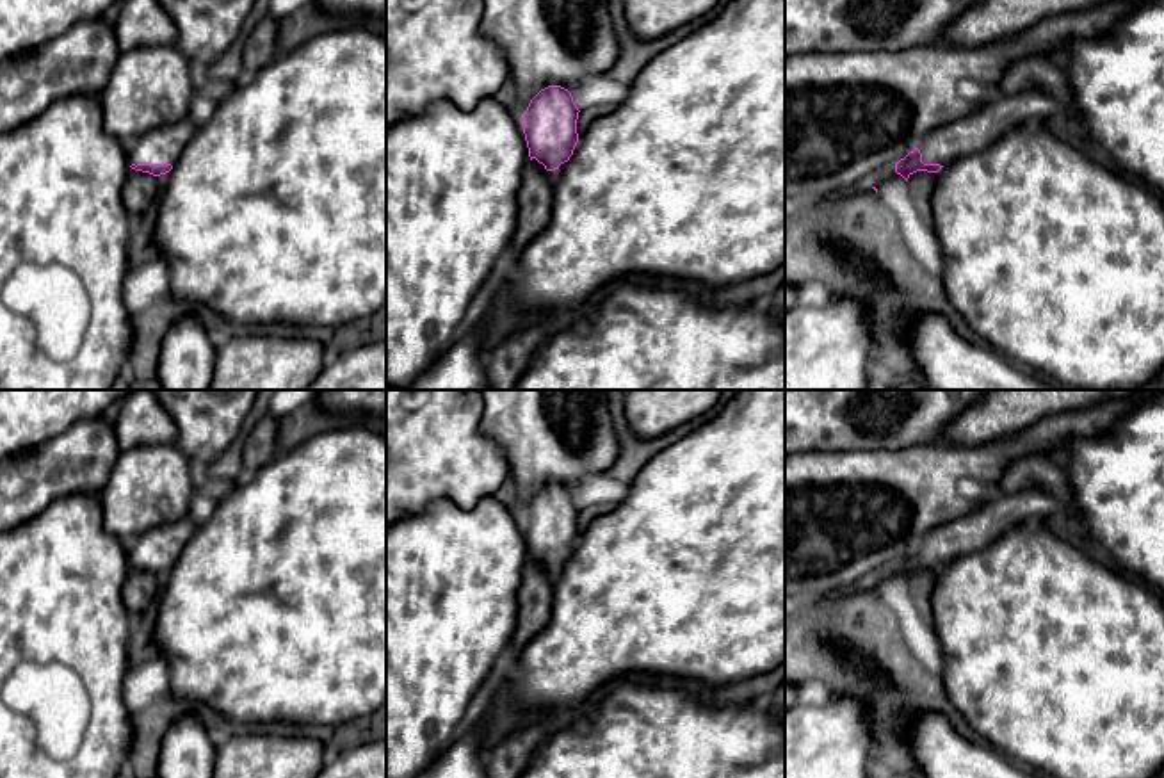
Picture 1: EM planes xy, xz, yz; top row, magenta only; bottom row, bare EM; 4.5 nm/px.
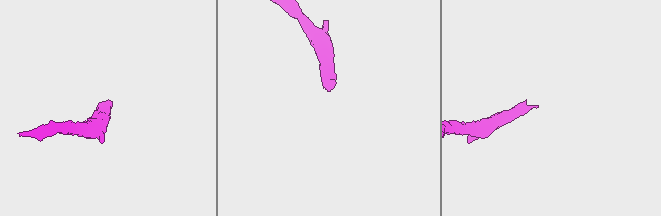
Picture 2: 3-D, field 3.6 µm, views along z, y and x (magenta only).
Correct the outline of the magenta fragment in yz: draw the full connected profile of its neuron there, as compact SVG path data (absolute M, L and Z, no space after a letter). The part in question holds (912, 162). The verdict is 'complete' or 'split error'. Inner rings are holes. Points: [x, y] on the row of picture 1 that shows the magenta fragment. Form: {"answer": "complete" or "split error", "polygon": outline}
{"answer": "split error", "polygon": "M1164 0L1144 2L1100 37L1070 39L1066 52L1071 59L1064 69L1073 96L1070 107L1061 105L1041 91L1023 91L1014 96L998 94L977 112L950 121L929 134L918 148L895 162L895 173L906 182L917 171L938 173L956 158L986 150L1013 128L1023 126L1032 119L1045 121L1054 114L1063 114L1079 125L1098 157L1153 192L1164 194Z"}

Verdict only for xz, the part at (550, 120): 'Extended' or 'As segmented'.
Extended

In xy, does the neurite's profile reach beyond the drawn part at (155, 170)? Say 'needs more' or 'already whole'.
needs more

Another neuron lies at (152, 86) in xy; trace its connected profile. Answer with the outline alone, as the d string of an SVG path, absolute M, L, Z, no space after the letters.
M176 45L121 52L98 96L103 130L130 146L153 128L187 119L198 80L198 69Z

